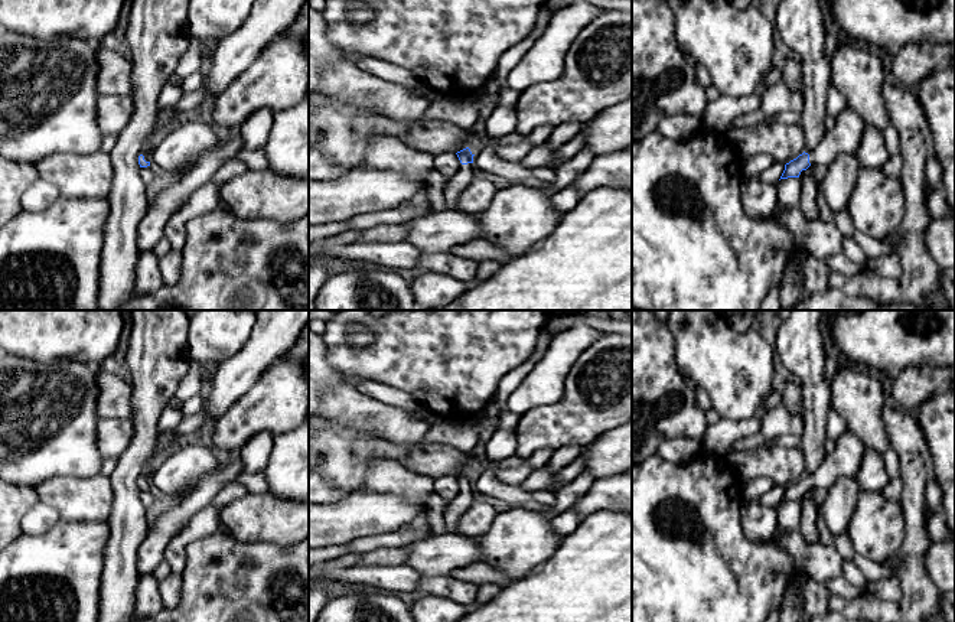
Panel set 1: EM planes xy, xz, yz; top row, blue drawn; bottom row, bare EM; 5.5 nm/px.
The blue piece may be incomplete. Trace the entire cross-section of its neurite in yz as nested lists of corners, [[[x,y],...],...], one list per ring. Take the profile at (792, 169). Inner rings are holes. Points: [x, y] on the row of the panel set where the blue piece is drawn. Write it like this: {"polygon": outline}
{"polygon": [[[845,108],[831,130],[827,130],[821,144],[812,153],[802,153],[785,165],[780,179],[799,178],[811,165],[828,166],[840,154],[855,154],[863,139],[866,123],[851,108]]]}

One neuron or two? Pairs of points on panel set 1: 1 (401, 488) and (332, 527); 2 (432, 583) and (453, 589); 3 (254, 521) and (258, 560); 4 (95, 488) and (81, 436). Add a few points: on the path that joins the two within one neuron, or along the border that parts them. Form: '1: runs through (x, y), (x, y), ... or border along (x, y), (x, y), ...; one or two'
1: border along (367, 491), (397, 495), (419, 502), (423, 507); two
2: runs through (437, 585), (447, 586); one
3: border along (225, 531), (241, 541), (292, 543); two
4: border along (98, 472), (90, 476), (58, 475); two

